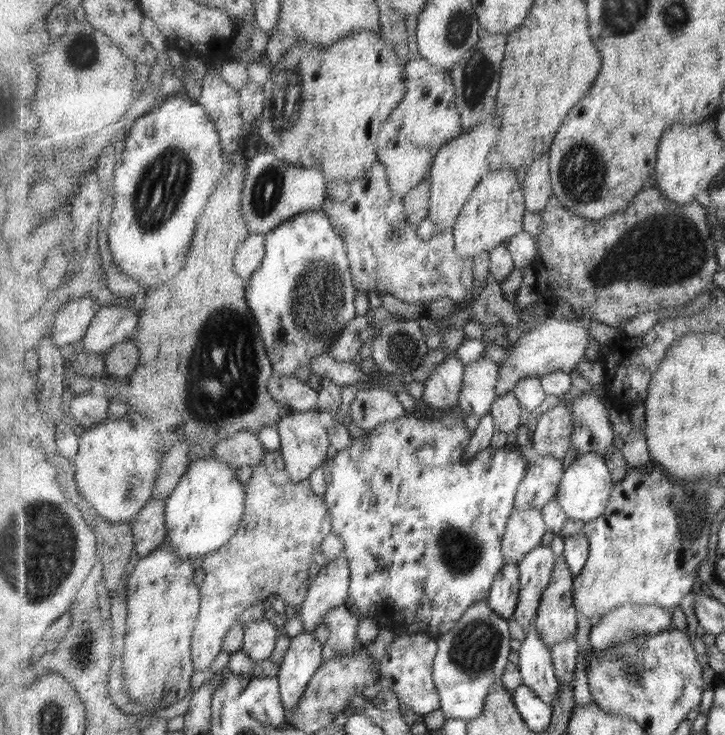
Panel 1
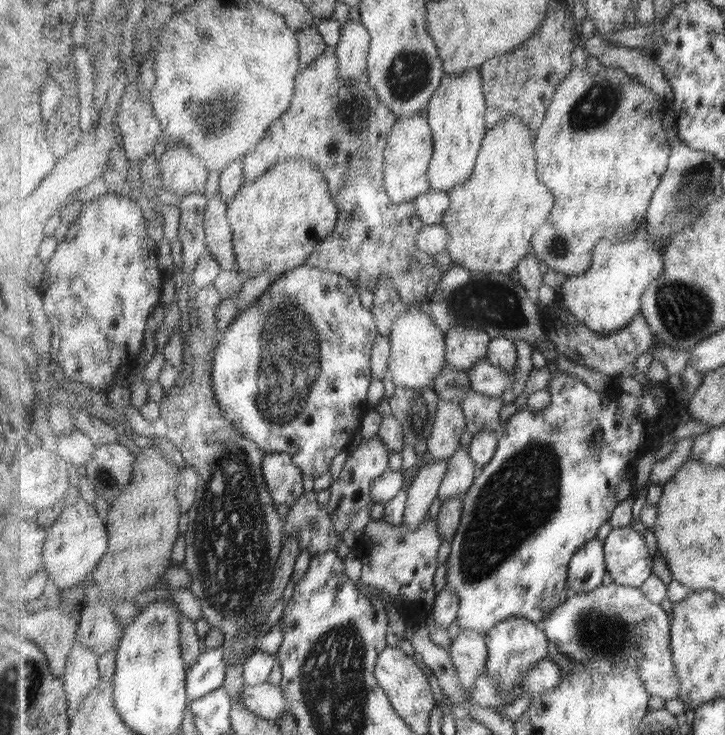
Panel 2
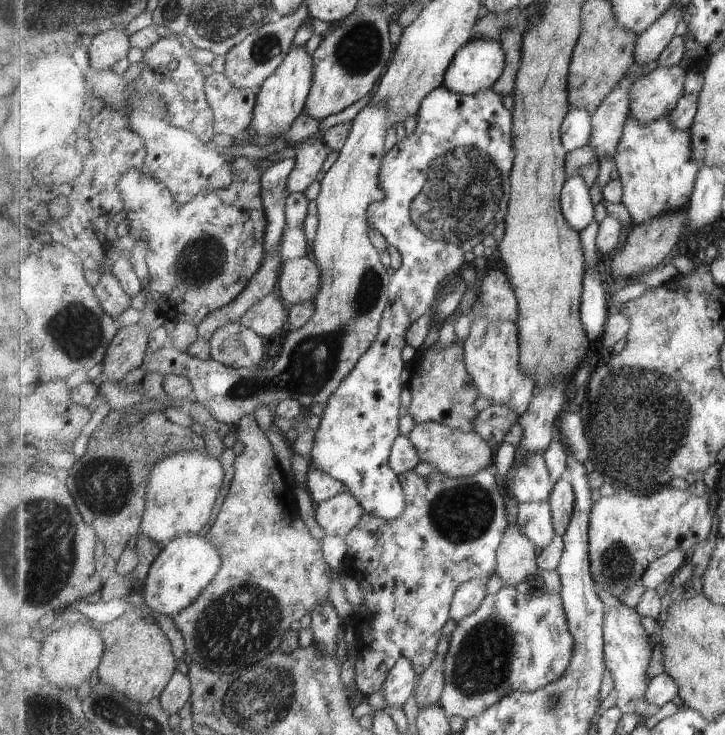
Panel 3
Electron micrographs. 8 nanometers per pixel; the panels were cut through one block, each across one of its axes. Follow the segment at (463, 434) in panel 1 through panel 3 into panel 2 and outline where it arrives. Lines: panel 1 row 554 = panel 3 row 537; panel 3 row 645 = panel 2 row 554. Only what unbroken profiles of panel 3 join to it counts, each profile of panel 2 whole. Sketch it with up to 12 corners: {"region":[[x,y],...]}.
{"region":[[382,516],[359,545],[362,582],[427,612],[430,640],[437,627],[433,580],[444,539],[438,519],[417,529]]}

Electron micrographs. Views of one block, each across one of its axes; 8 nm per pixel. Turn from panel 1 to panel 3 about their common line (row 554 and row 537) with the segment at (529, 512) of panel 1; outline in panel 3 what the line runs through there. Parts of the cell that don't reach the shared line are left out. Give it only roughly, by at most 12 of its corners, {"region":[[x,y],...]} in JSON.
{"region":[[510,525],[498,550],[496,576],[517,586],[538,576],[537,544]]}

